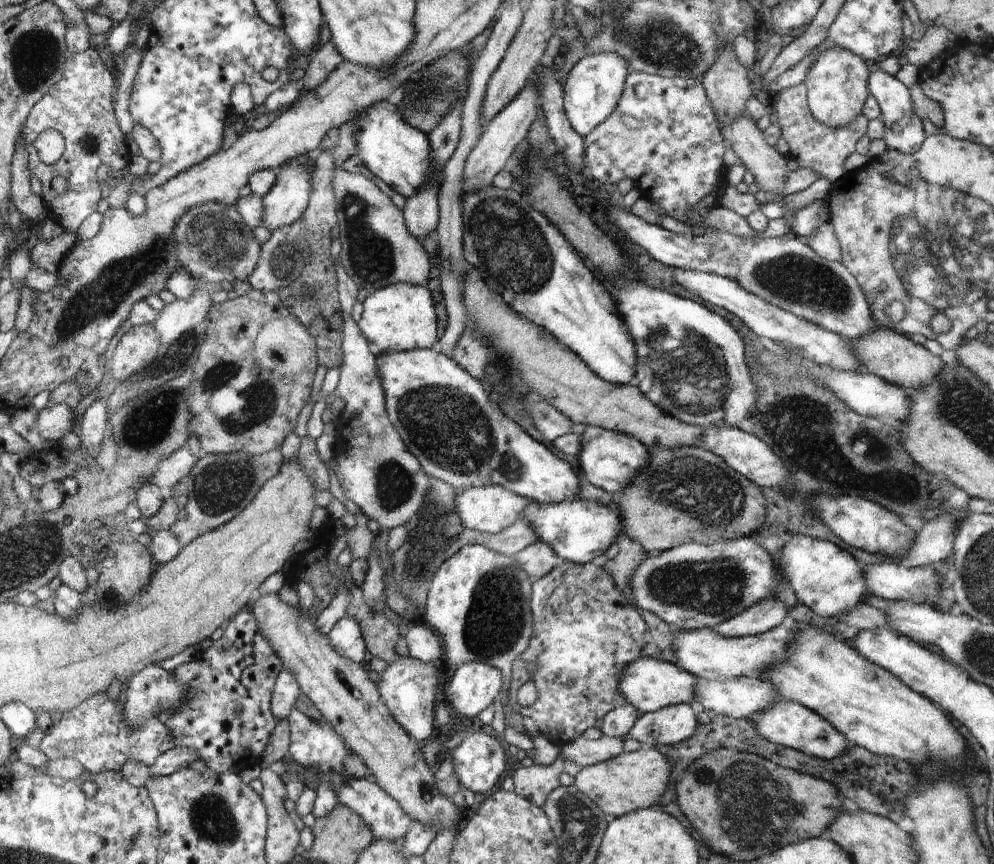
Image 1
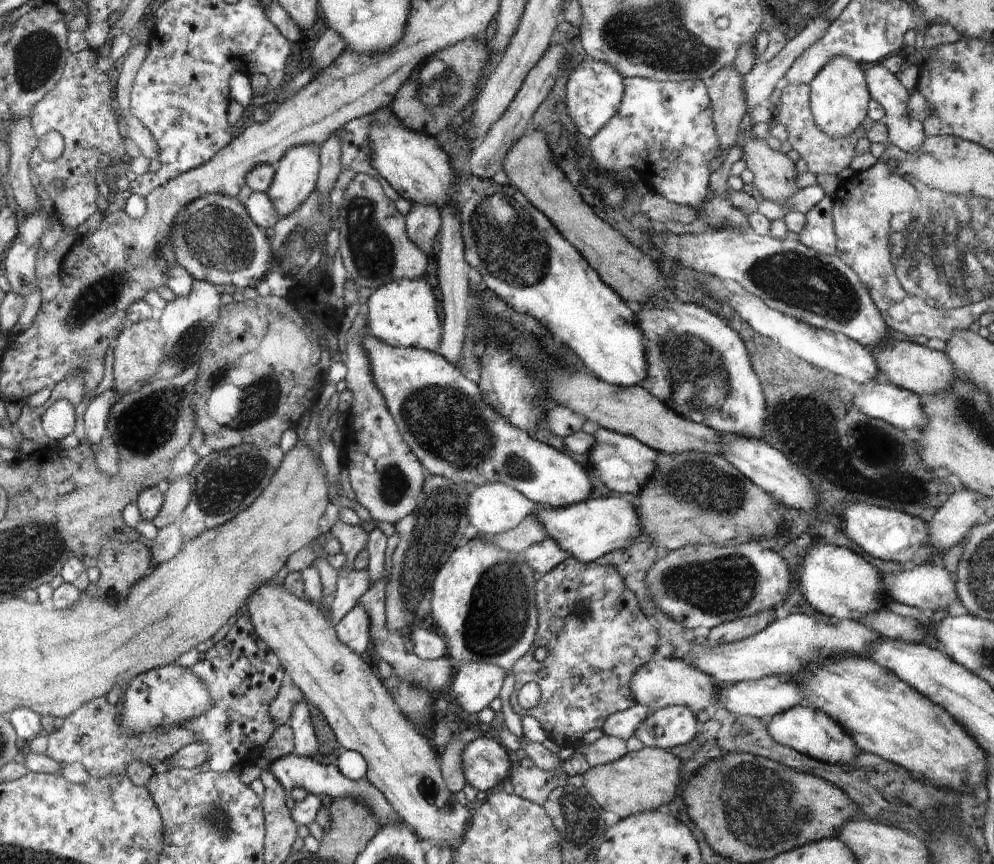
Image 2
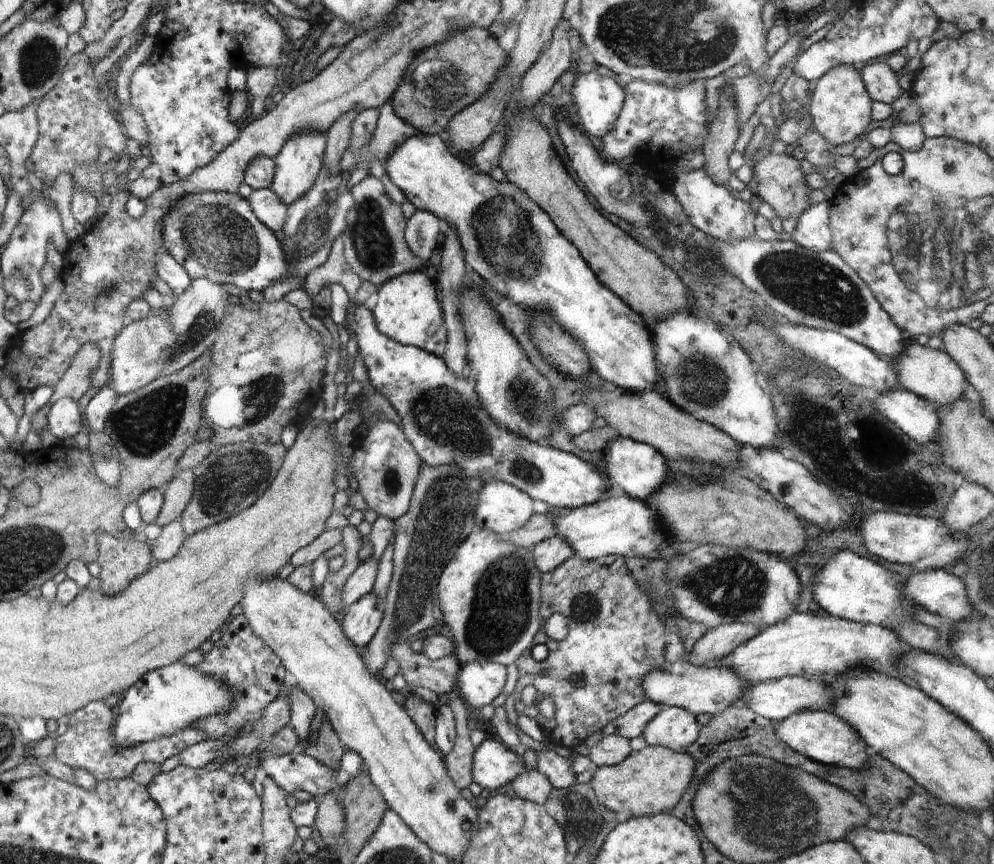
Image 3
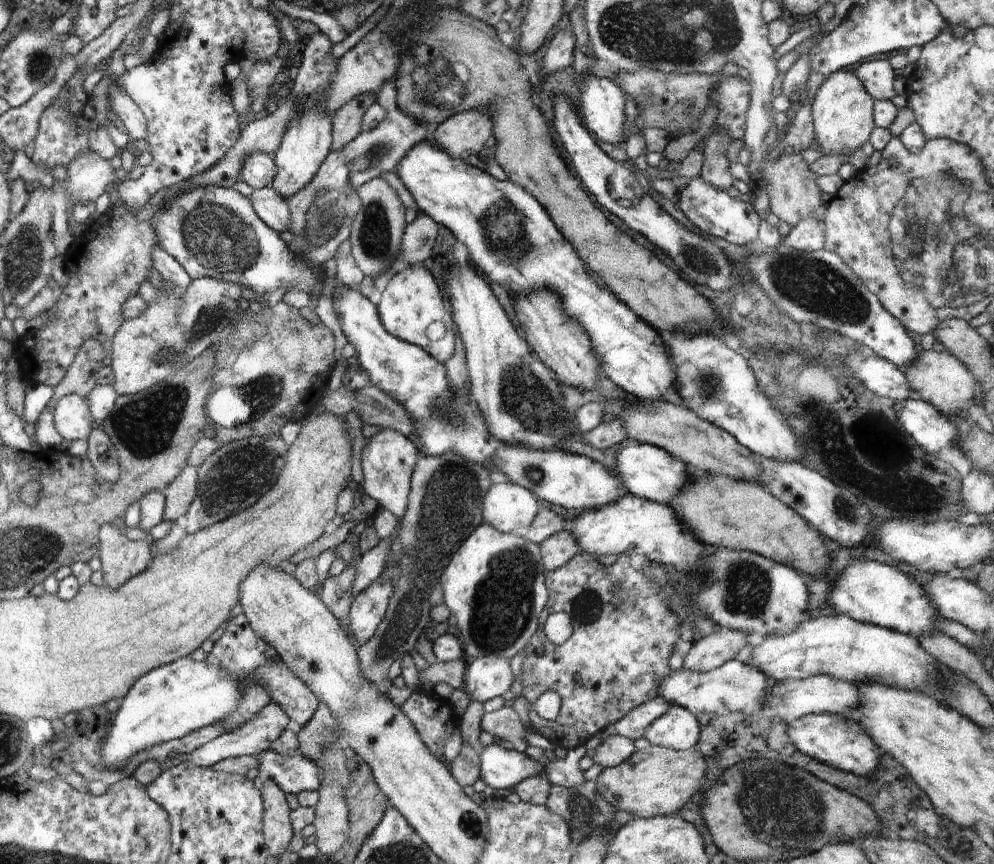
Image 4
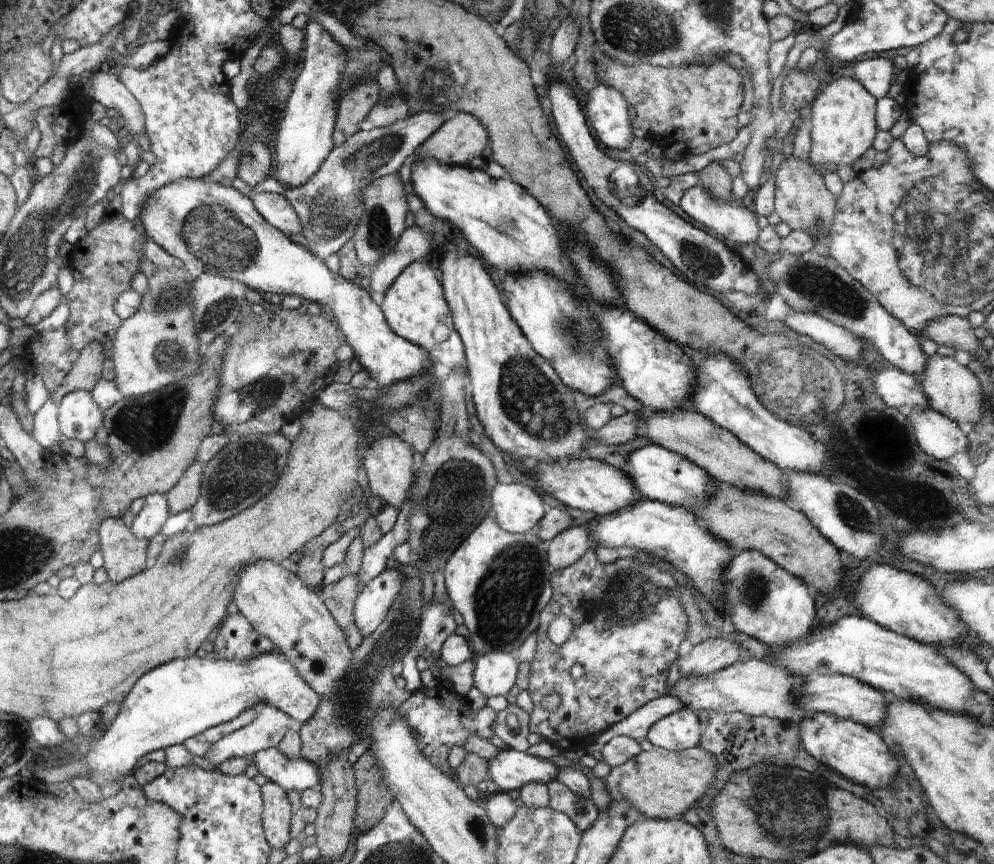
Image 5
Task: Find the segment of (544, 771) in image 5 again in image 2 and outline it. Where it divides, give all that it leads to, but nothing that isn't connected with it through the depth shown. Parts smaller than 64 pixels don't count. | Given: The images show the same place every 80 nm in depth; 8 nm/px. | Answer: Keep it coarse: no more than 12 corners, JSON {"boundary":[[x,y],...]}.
{"boundary":[[492,738],[462,752],[466,782],[487,792],[504,780],[508,752]]}

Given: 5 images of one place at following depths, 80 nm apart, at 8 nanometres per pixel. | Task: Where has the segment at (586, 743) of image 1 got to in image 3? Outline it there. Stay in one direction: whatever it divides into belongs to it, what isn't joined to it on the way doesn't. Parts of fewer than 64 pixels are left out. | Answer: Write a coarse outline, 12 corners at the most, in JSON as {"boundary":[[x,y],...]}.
{"boundary":[[616,735],[585,749],[592,765],[616,766],[630,755],[628,739]]}

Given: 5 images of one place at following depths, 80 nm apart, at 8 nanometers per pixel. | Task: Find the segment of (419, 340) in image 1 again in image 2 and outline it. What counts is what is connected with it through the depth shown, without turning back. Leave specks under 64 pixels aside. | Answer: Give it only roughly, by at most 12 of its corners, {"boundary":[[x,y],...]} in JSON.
{"boundary":[[400,278],[365,303],[370,335],[436,352],[442,340],[426,278]]}

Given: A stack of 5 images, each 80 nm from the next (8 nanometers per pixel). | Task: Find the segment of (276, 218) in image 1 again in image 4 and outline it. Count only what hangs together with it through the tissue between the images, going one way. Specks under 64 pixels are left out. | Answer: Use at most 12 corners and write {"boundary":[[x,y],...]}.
{"boundary":[[310,21],[291,95],[298,114],[274,154],[274,190],[302,190],[332,151],[327,92],[339,60]]}

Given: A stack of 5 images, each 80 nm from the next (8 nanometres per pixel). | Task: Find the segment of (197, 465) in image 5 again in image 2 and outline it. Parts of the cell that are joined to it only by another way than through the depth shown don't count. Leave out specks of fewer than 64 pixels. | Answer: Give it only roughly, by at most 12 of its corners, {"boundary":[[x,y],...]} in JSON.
{"boundary":[[188,475],[170,484],[163,508],[151,521],[157,529],[179,522],[190,502]]}

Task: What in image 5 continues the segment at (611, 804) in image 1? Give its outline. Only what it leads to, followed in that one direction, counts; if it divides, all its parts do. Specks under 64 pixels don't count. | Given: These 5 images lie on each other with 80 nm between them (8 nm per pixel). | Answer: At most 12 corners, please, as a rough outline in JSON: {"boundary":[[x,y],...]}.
{"boundary":[[654,746],[604,786],[648,819],[682,818],[708,794],[707,749]]}

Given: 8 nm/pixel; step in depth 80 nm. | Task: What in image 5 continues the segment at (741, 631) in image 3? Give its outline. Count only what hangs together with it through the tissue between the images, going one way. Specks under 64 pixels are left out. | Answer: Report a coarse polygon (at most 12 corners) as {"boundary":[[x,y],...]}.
{"boundary":[[735,637],[706,639],[678,661],[682,677],[740,660]]}

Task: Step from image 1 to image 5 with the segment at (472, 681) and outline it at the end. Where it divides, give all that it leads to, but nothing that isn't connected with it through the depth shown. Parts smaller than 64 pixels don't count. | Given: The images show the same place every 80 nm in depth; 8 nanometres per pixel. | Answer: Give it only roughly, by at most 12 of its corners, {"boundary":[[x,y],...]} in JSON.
{"boundary":[[511,652],[476,656],[474,686],[487,698],[508,694],[518,664]]}

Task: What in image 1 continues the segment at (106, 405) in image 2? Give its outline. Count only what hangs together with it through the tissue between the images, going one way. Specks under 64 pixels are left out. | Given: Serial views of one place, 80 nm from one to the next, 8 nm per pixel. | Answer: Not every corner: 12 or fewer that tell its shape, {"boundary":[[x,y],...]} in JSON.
{"boundary":[[106,399],[80,417],[80,444],[97,460],[108,428]]}

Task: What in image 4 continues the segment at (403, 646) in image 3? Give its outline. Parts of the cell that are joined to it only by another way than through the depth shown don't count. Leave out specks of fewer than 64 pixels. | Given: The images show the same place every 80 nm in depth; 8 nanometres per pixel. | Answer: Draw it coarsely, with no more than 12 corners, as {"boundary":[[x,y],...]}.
{"boundary":[[434,662],[419,672],[424,681],[463,688],[468,662]]}

